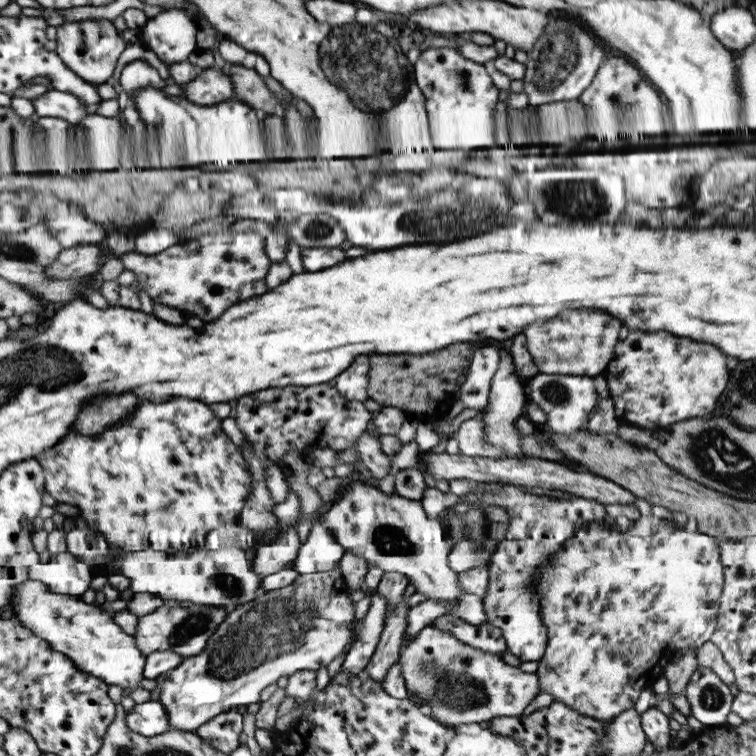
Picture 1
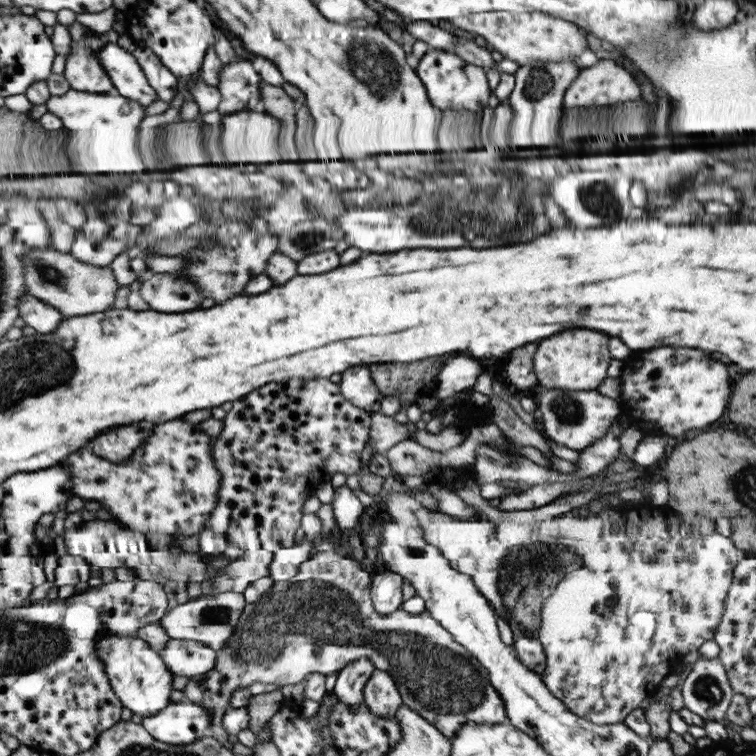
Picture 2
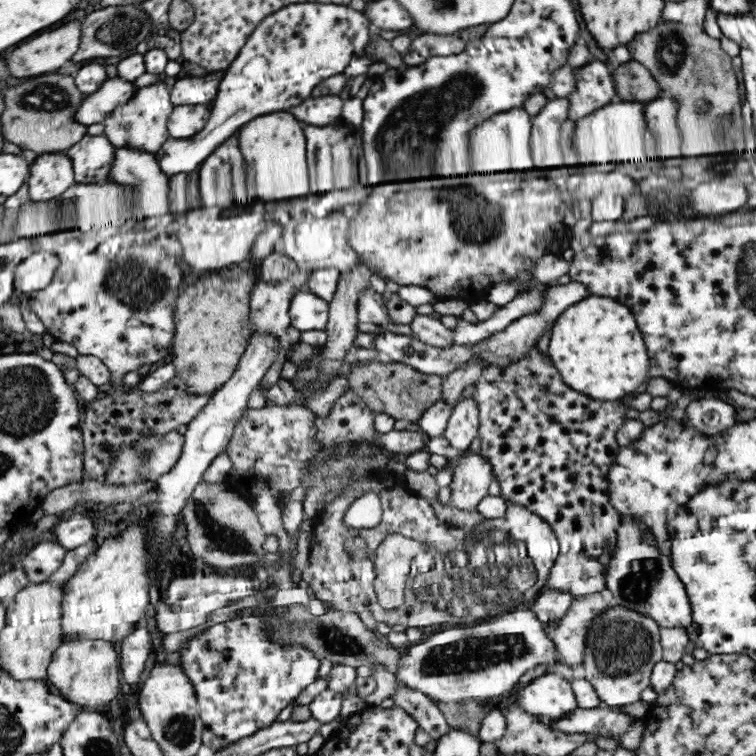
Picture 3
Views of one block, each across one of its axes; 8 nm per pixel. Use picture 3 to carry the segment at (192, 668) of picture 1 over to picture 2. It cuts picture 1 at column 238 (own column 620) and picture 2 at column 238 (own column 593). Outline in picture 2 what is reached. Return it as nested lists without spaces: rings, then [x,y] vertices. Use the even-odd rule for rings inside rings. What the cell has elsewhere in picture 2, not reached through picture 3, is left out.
[[[314,551],[314,553],[299,564],[297,572],[289,578],[289,580],[277,580],[267,593],[262,593],[257,602],[253,604],[247,604],[239,615],[237,626],[233,630],[233,635],[227,640],[225,647],[221,651],[217,651],[215,665],[212,670],[209,670],[205,675],[188,678],[188,682],[181,689],[183,693],[182,700],[184,702],[193,702],[205,707],[209,711],[209,727],[206,730],[206,735],[213,738],[218,744],[223,747],[232,750],[232,743],[229,741],[230,737],[227,737],[226,733],[222,730],[220,725],[220,719],[225,714],[225,710],[229,708],[229,697],[233,696],[233,691],[237,687],[248,687],[253,682],[264,682],[267,684],[274,684],[276,686],[283,686],[288,684],[297,684],[303,681],[310,673],[320,673],[323,676],[327,676],[333,672],[341,671],[349,662],[366,660],[370,661],[375,669],[381,670],[386,674],[389,674],[391,680],[395,683],[399,696],[401,697],[402,704],[405,704],[411,711],[417,713],[421,718],[425,719],[427,724],[433,726],[442,736],[445,736],[448,740],[451,740],[458,728],[464,723],[474,724],[501,724],[505,719],[503,700],[499,698],[497,691],[491,684],[488,683],[486,671],[469,655],[466,650],[457,642],[453,641],[449,632],[446,632],[424,609],[420,614],[408,614],[403,610],[398,609],[395,614],[379,615],[374,612],[372,603],[370,600],[370,582],[372,576],[367,571],[364,571],[359,563],[348,556],[343,555],[337,551]]]

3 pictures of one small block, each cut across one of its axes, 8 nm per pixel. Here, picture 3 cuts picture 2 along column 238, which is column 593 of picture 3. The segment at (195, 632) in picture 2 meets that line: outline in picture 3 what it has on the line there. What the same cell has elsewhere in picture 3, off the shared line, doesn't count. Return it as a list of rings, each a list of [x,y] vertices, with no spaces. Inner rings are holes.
[[[600,592],[584,595],[582,600],[573,600],[562,624],[551,636],[558,664],[573,667],[583,663],[588,628],[595,616],[604,613],[608,608]]]

